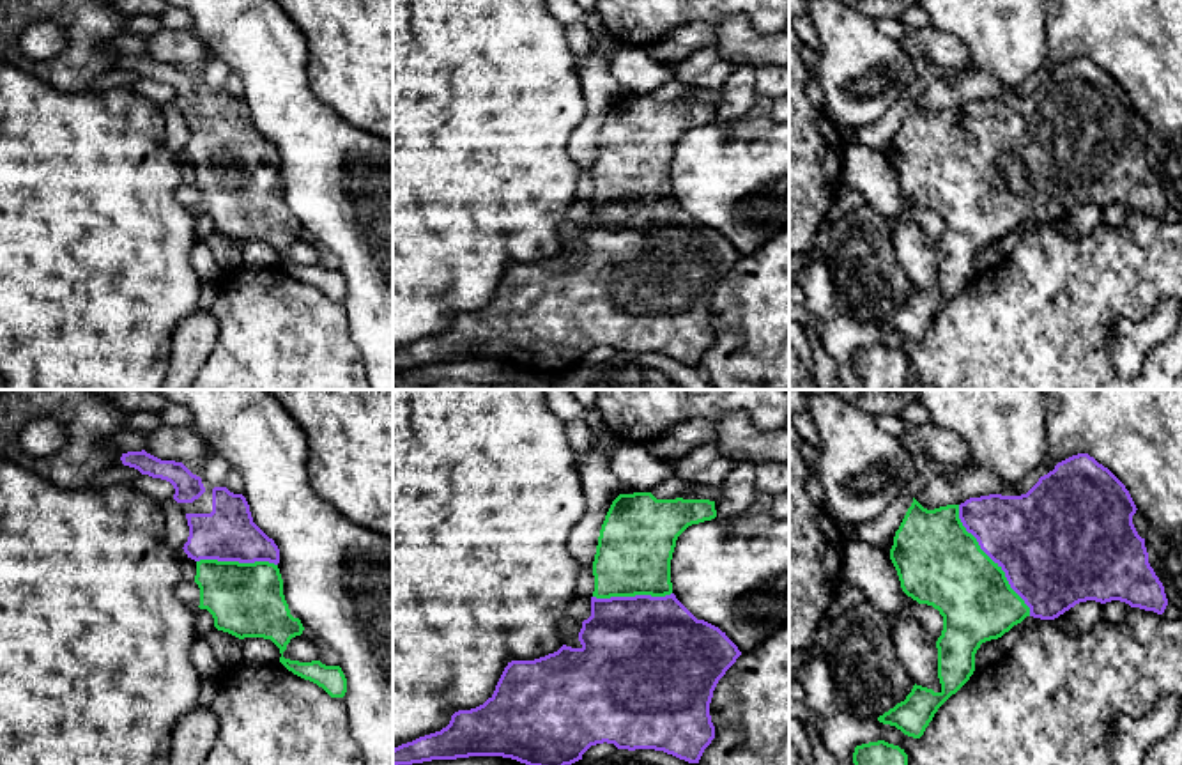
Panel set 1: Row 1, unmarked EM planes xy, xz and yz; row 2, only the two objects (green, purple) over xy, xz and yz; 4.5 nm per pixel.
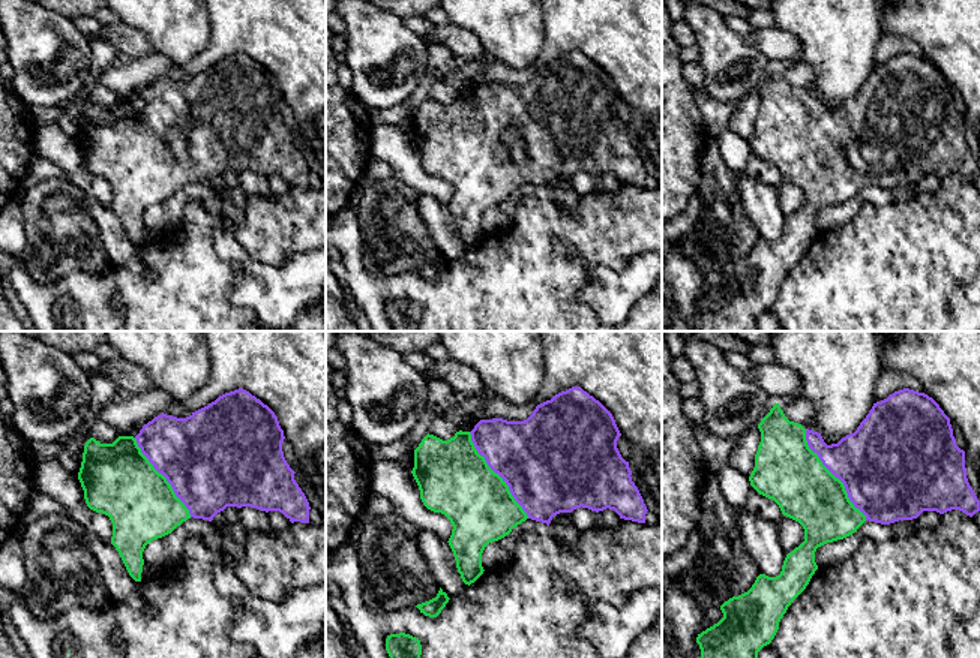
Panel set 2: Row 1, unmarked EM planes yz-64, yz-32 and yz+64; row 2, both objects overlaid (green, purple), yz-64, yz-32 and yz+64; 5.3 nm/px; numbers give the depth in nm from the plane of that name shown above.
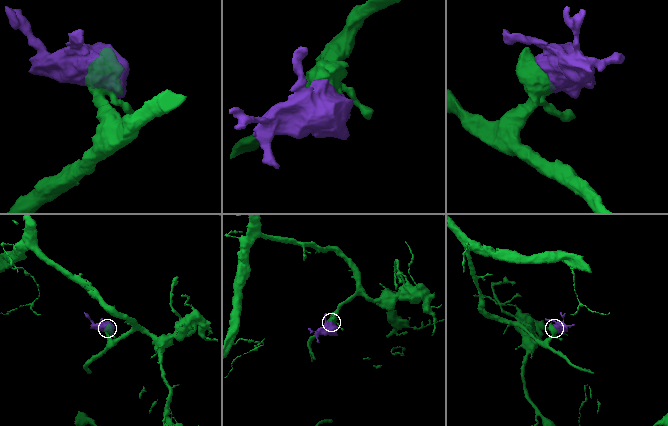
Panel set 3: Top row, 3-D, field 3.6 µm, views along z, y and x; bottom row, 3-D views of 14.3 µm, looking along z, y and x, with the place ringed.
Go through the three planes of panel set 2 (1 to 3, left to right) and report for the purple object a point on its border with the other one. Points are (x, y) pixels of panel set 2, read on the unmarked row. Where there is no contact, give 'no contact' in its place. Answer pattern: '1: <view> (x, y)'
1: yz-64 (164, 141)
2: yz-32 (499, 140)
3: yz+64 (832, 138)

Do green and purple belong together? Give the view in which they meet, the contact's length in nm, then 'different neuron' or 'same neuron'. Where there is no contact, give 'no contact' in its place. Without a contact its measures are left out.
yz | 600 nm | same neuron

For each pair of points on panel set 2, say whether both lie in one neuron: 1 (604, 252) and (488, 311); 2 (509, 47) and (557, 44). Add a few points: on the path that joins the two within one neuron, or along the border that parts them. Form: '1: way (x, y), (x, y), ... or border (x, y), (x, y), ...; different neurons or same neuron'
1: way (571, 230), (553, 230), (520, 263), (514, 278); same neuron
2: border (544, 15), (544, 47), (529, 66); different neurons

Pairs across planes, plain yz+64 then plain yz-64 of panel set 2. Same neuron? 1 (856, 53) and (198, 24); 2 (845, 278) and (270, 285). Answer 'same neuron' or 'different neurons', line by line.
1: same neuron
2: different neurons

